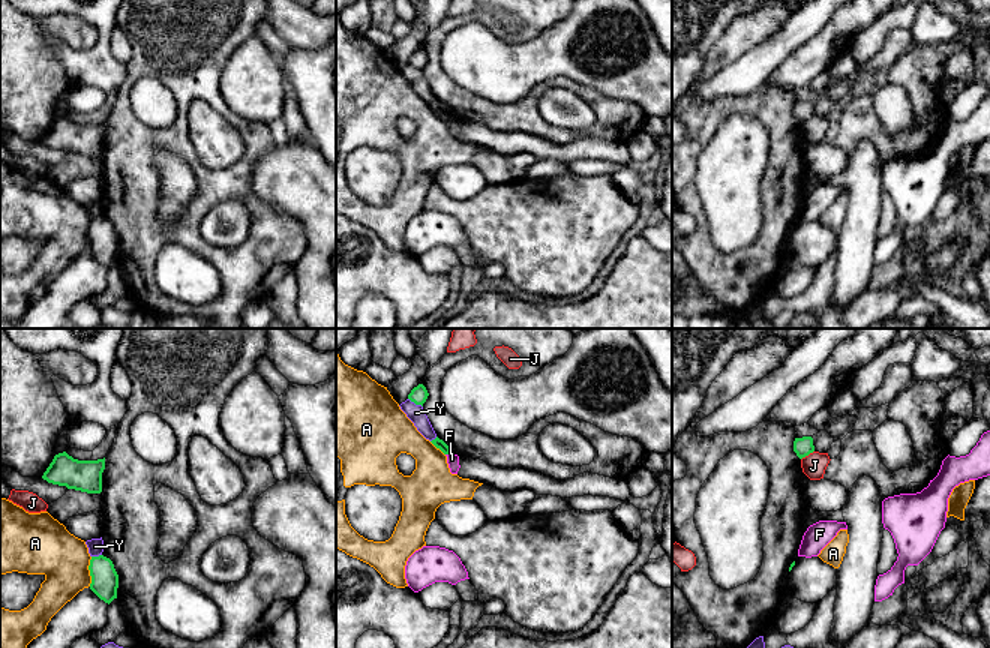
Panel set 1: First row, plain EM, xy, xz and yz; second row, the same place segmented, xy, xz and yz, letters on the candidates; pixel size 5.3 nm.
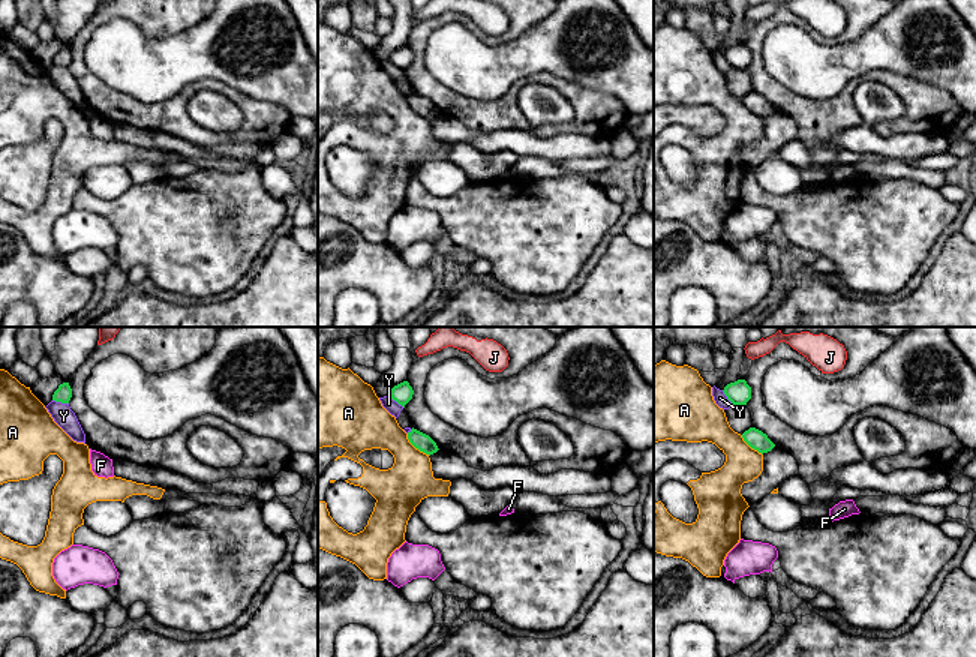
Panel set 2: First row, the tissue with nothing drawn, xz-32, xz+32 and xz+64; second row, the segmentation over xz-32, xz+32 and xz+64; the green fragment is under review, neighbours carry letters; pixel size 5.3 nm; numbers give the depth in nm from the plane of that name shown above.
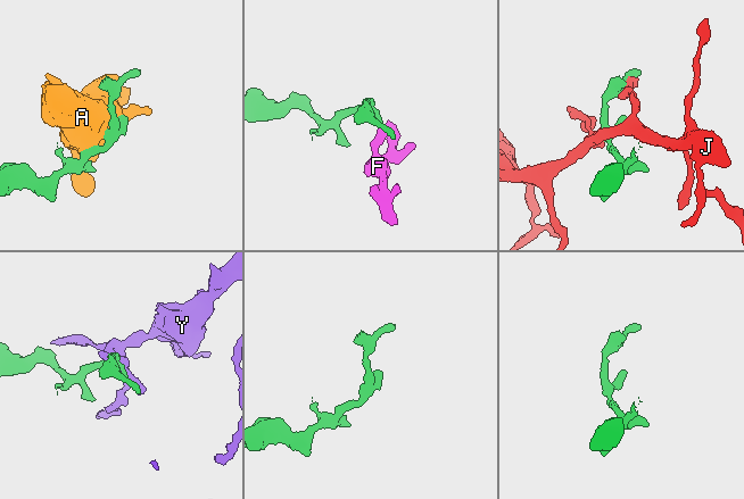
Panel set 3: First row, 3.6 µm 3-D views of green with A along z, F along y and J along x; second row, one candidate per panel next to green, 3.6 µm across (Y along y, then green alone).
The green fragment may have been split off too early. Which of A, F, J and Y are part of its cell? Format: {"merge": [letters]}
{"merge": []}

